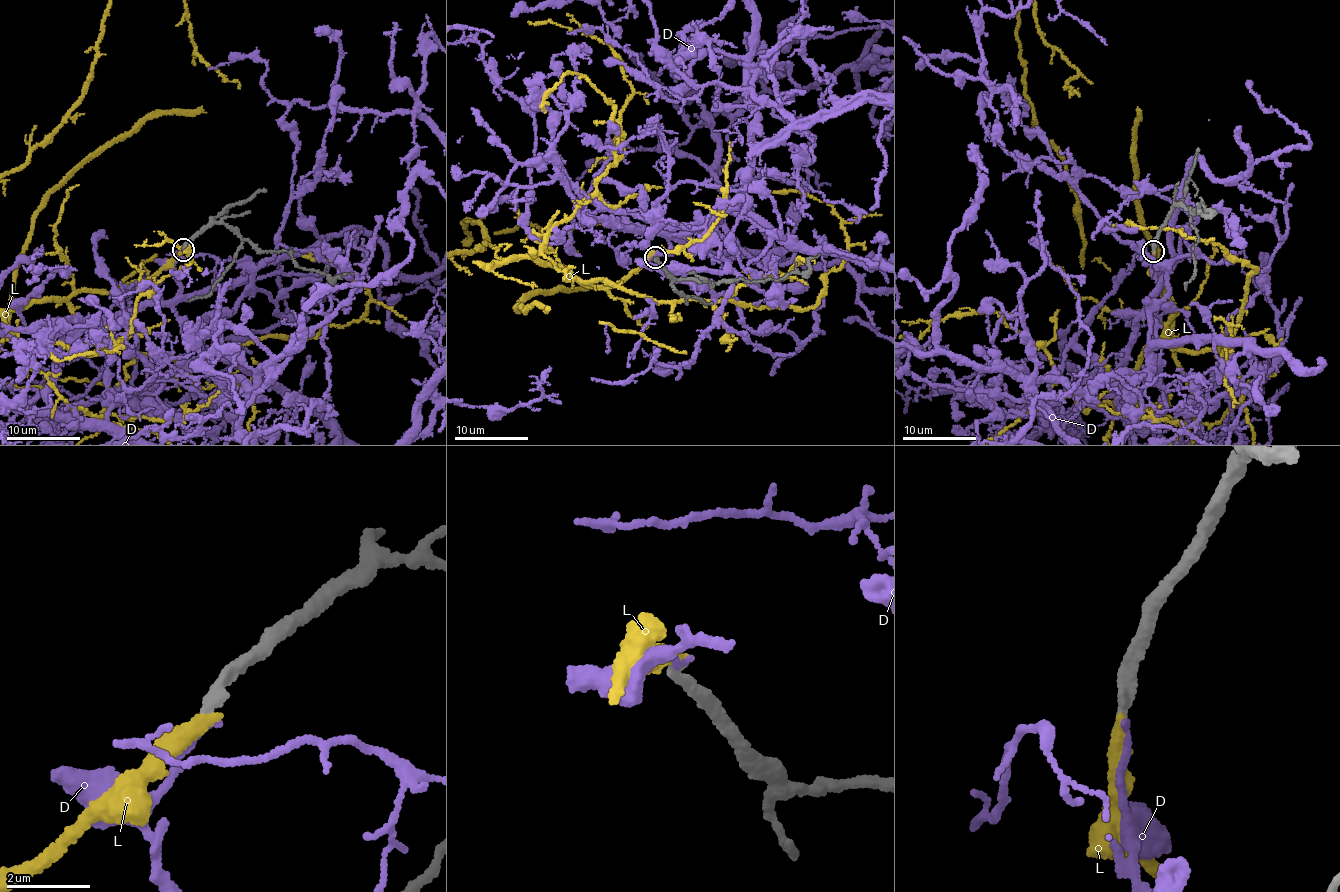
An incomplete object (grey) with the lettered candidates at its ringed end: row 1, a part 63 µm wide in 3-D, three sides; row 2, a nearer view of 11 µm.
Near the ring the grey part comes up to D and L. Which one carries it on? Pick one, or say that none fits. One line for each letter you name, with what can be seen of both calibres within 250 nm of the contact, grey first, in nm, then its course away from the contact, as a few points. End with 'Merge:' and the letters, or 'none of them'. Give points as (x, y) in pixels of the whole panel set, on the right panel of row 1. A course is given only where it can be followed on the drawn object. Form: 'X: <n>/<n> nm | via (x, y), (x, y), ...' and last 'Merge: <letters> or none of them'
L: 280/360 nm
Merge: L

